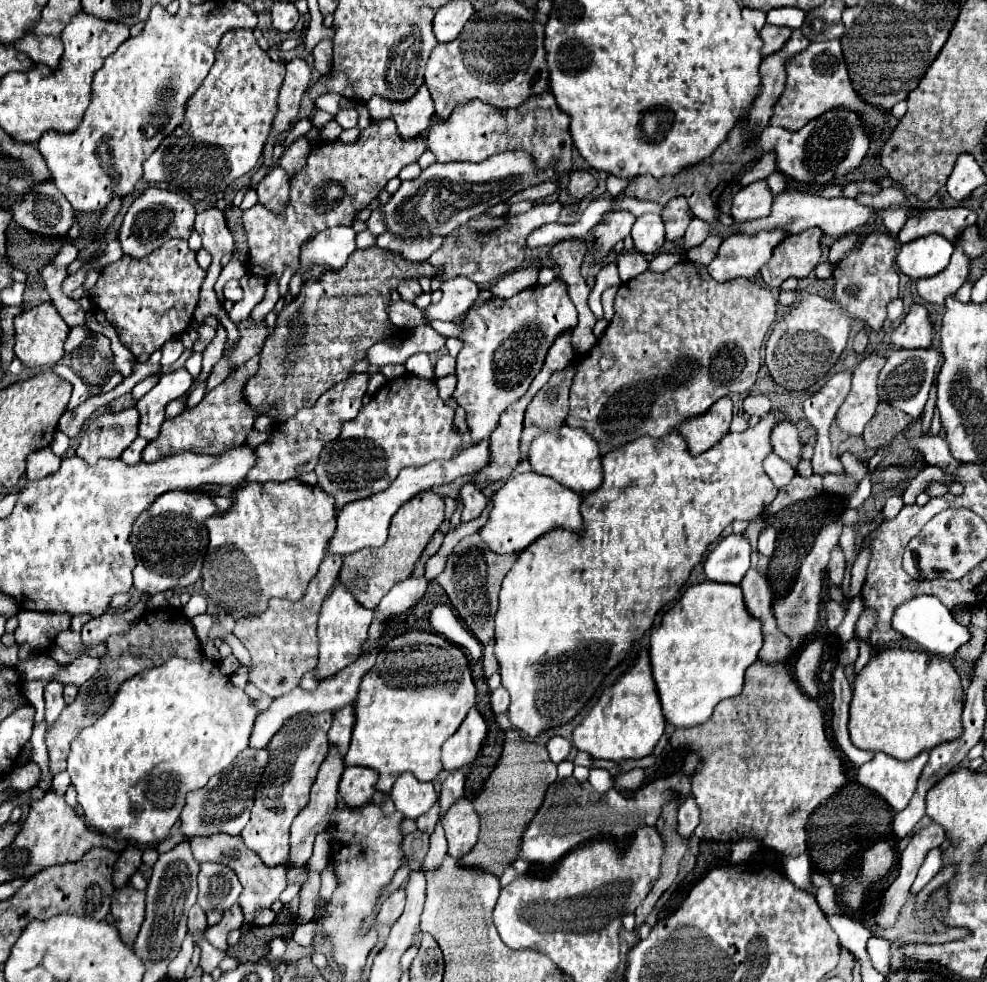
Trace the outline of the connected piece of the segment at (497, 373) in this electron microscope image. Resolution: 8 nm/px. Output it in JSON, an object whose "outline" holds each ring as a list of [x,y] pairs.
{"outline":[[[557,277],[549,285],[543,285],[543,287],[533,285],[529,289],[523,289],[511,299],[491,297],[487,303],[479,305],[477,309],[471,309],[463,323],[431,321],[427,325],[431,325],[433,329],[445,337],[463,339],[463,343],[465,343],[463,349],[457,355],[457,389],[455,389],[453,397],[457,399],[457,403],[461,407],[467,409],[469,433],[471,433],[473,441],[479,443],[495,431],[495,425],[499,423],[499,415],[503,413],[503,409],[507,409],[507,405],[515,403],[519,397],[525,395],[525,391],[529,389],[533,377],[543,367],[547,351],[555,343],[555,339],[559,335],[563,335],[565,331],[575,329],[577,309],[569,299],[567,283]]]}

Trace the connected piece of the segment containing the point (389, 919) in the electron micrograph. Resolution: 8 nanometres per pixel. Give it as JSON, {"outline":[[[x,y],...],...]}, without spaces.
{"outline":[[[397,889],[395,893],[391,893],[379,907],[379,923],[395,923],[405,907],[405,891]]]}

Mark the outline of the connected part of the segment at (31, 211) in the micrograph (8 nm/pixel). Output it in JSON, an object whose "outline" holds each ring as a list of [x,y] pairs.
{"outline":[[[49,181],[37,185],[13,207],[13,221],[41,237],[67,237],[67,231],[75,223],[75,209],[71,209],[63,193]]]}

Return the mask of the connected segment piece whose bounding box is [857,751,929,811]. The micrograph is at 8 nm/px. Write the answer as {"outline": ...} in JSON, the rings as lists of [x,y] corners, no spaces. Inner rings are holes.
{"outline":[[[927,751],[911,761],[899,761],[887,753],[875,753],[875,757],[857,771],[857,781],[879,793],[893,811],[903,811],[917,789],[927,759]]]}

